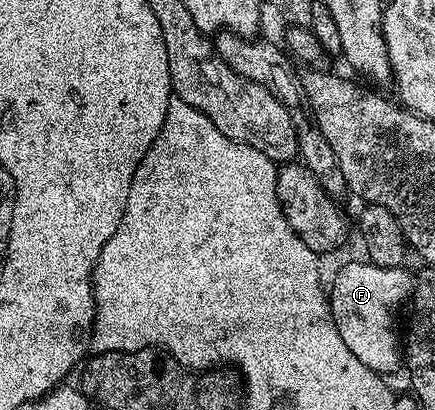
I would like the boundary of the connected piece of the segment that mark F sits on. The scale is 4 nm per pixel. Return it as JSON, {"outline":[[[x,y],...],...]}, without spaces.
{"outline":[[[361,262],[362,264],[346,264],[338,272],[338,277],[334,280],[334,285],[329,285],[328,288],[328,299],[330,301],[330,313],[332,318],[336,322],[336,330],[340,330],[340,338],[344,338],[344,346],[348,346],[348,350],[352,350],[352,354],[356,354],[356,358],[360,358],[360,362],[364,362],[366,366],[373,372],[379,374],[387,374],[386,372],[394,372],[404,360],[404,344],[400,339],[400,332],[398,336],[398,311],[402,308],[402,303],[409,301],[412,296],[412,276],[406,273],[405,267],[401,268],[385,268],[384,266],[376,266],[369,262]]]}

